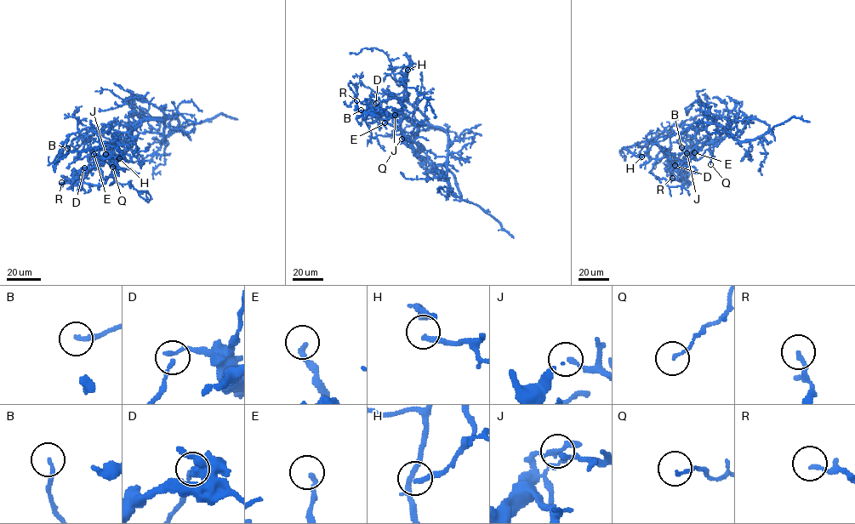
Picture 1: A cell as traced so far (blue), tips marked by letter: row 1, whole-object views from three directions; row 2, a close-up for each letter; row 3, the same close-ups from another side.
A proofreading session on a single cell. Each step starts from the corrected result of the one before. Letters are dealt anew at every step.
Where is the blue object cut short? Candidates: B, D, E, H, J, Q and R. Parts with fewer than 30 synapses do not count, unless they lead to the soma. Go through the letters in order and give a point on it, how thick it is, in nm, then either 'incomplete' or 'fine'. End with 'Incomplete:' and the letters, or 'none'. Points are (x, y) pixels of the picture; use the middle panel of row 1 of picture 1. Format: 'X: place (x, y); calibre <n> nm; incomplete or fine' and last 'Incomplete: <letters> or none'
B: place (361, 110); calibre 180 nm; fine
D: place (376, 103); calibre 110 nm; fine
E: place (384, 122); calibre 200 nm; fine
H: place (407, 70); calibre 130 nm; fine
J: place (395, 115); calibre 190 nm; fine
Q: place (401, 139); calibre 120 nm; fine
R: place (356, 100); calibre 180 nm; fine
Incomplete: none

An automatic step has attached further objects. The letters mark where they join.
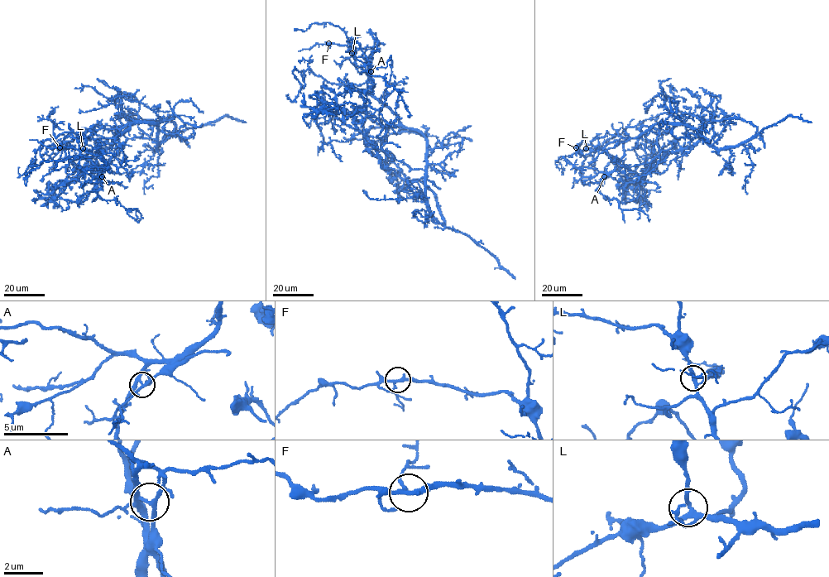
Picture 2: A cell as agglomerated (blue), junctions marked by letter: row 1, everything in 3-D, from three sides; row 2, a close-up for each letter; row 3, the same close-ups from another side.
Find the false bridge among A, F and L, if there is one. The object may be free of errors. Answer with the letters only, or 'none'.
A

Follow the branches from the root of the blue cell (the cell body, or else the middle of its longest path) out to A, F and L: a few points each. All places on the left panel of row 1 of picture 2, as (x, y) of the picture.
A: (142, 122), (132, 123), (118, 136), (103, 137), (98, 141), (97, 151), (106, 162), (102, 176)
F: (142, 122), (132, 123), (118, 136), (102, 138), (93, 149), (59, 147)
L: (142, 122), (132, 123), (118, 136), (102, 138), (93, 149), (86, 151), (83, 148)

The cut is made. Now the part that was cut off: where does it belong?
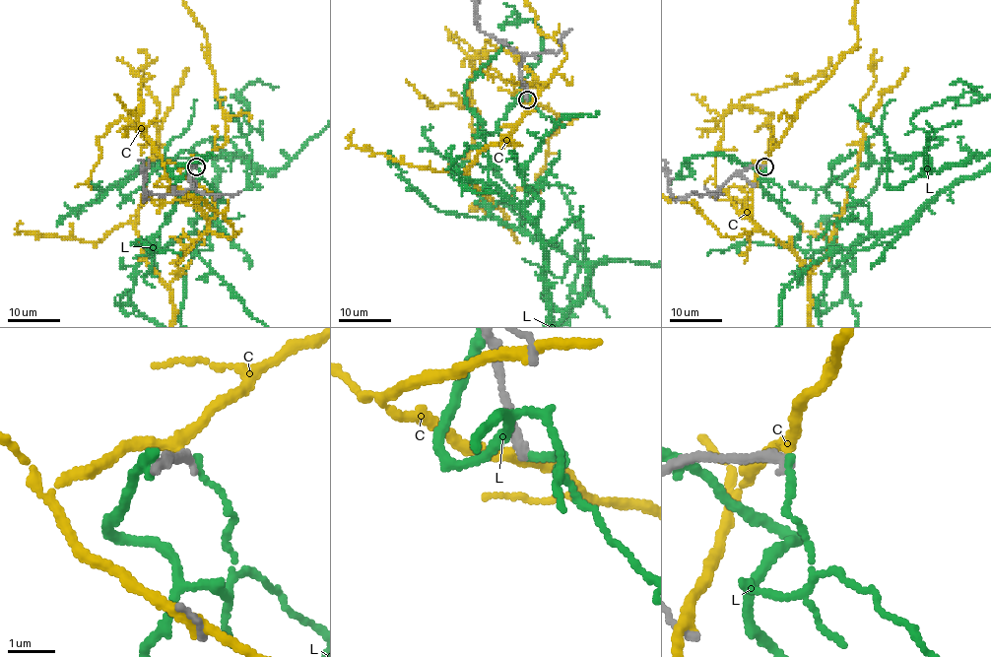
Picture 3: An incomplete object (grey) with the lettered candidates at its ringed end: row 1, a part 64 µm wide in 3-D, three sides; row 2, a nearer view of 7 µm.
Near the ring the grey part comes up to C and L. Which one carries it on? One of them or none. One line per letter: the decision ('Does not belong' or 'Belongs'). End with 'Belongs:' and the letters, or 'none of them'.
C: Does not belong
L: Does not belong
Belongs: none of them

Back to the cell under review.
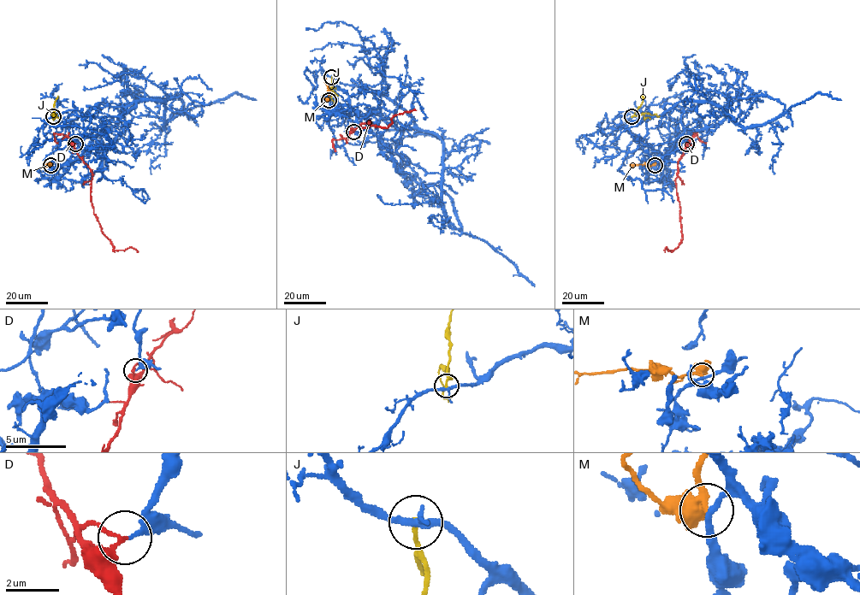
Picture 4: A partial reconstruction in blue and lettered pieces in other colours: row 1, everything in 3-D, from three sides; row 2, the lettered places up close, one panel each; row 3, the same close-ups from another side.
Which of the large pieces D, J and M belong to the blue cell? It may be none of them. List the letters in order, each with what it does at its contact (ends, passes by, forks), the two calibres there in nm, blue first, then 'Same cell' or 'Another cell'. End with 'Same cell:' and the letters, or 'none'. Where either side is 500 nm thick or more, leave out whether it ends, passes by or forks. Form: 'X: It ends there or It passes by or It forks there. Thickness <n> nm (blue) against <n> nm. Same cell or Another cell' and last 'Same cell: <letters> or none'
D: It passes by. Thickness 180 nm (blue) against 160 nm. Another cell
J: It ends there. Thickness 220 nm (blue) against 150 nm. Another cell
M: It forks there. Thickness 200 nm (blue) against 300 nm. Another cell
Same cell: none

